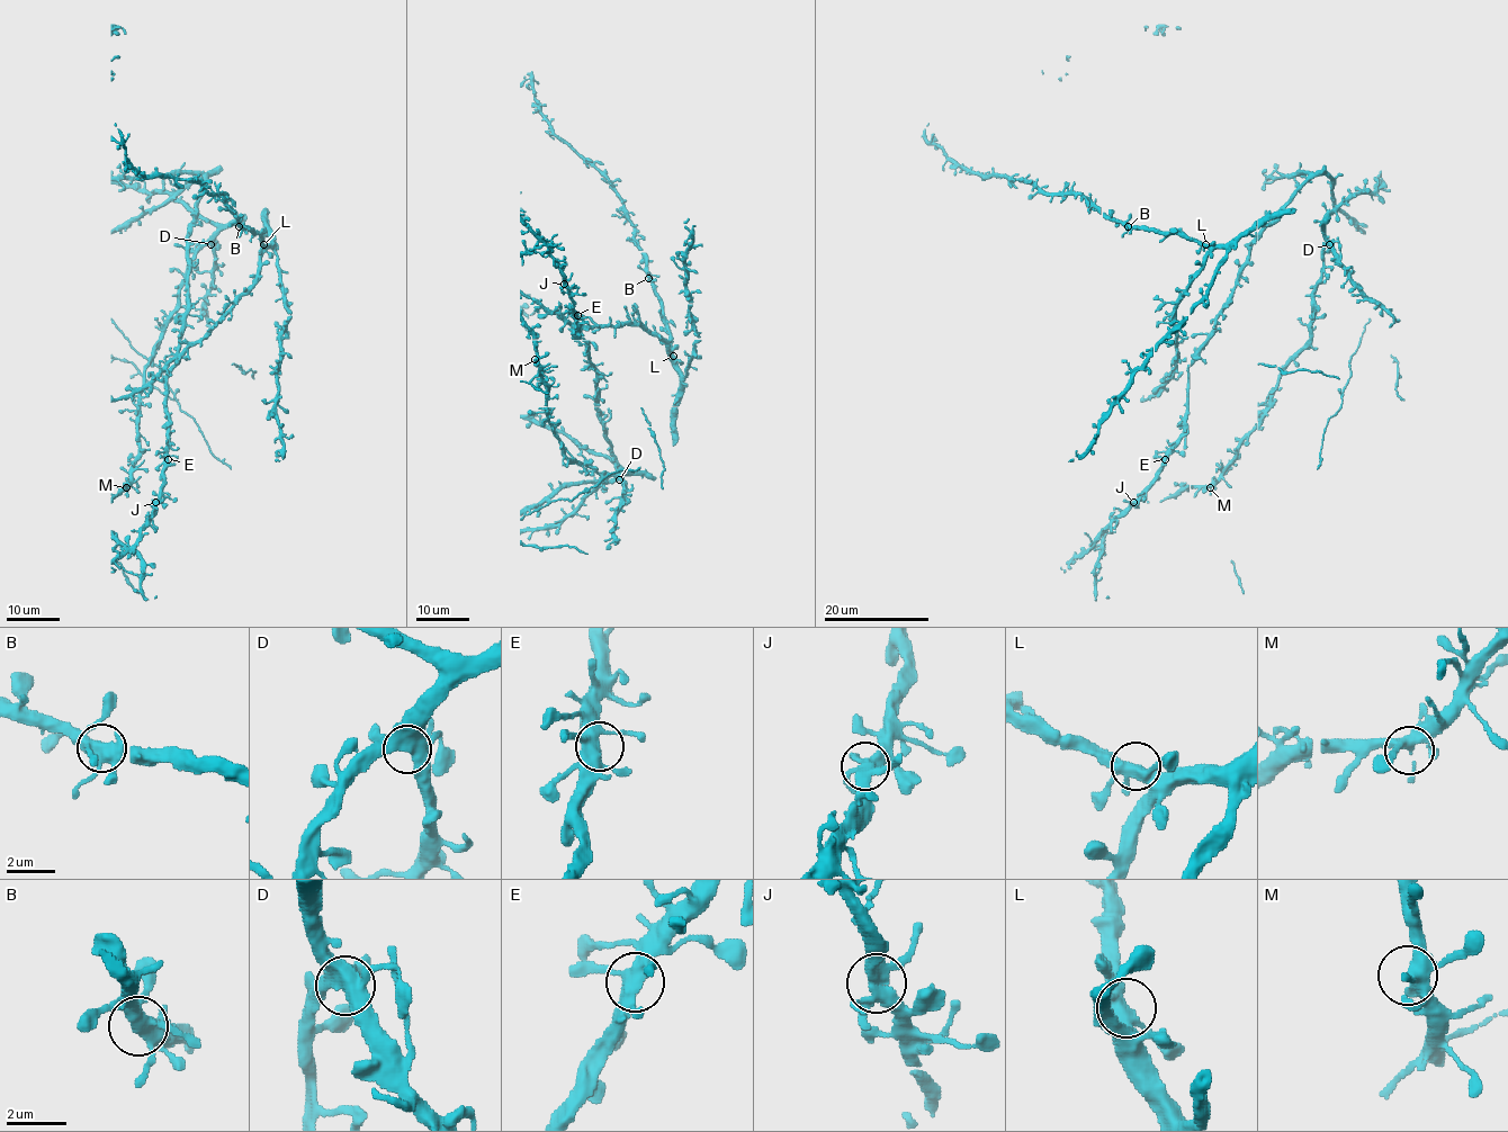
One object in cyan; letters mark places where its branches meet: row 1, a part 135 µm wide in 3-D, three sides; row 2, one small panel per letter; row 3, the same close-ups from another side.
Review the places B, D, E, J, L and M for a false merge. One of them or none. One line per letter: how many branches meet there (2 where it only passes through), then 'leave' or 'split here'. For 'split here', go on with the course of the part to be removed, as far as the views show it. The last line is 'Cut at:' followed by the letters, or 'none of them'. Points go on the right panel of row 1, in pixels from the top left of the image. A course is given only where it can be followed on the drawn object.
B: branches 5; leave
D: branches 5; leave
E: branches 5; leave
J: branches 5; leave
L: branches 5; leave
M: branches 5; leave
Cut at: none of them

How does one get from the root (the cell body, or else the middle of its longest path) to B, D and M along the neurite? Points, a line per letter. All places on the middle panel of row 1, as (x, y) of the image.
B: (597, 389), (582, 329), (643, 324), (671, 352), (663, 302), (648, 278)
D: (597, 389), (597, 418), (620, 473), (609, 481), (589, 482), (589, 491), (626, 473), (619, 479)
M: (597, 389), (597, 418), (620, 473), (589, 482), (590, 492), (626, 473), (598, 473), (564, 454), (535, 359)

